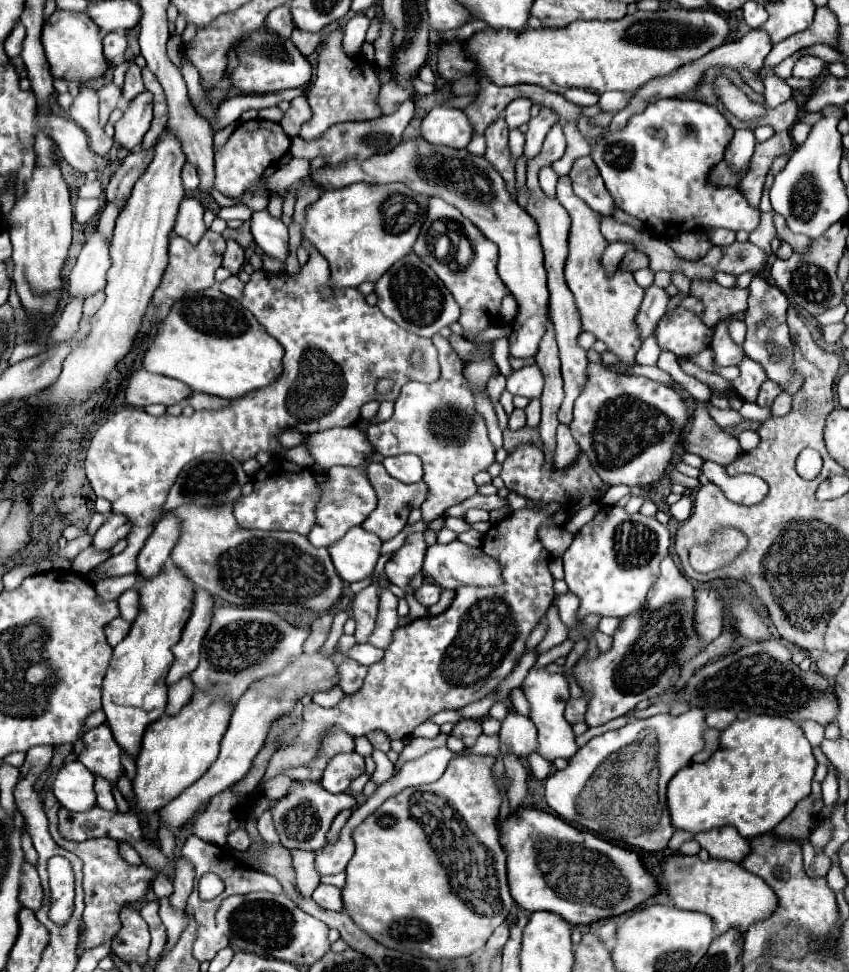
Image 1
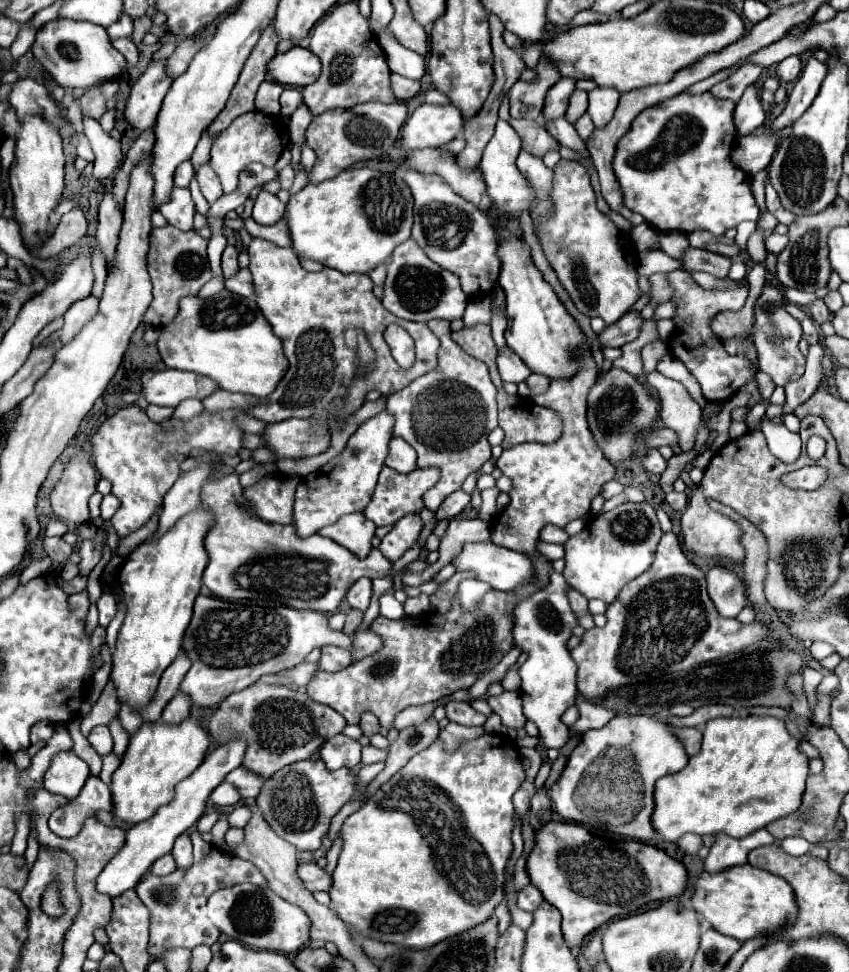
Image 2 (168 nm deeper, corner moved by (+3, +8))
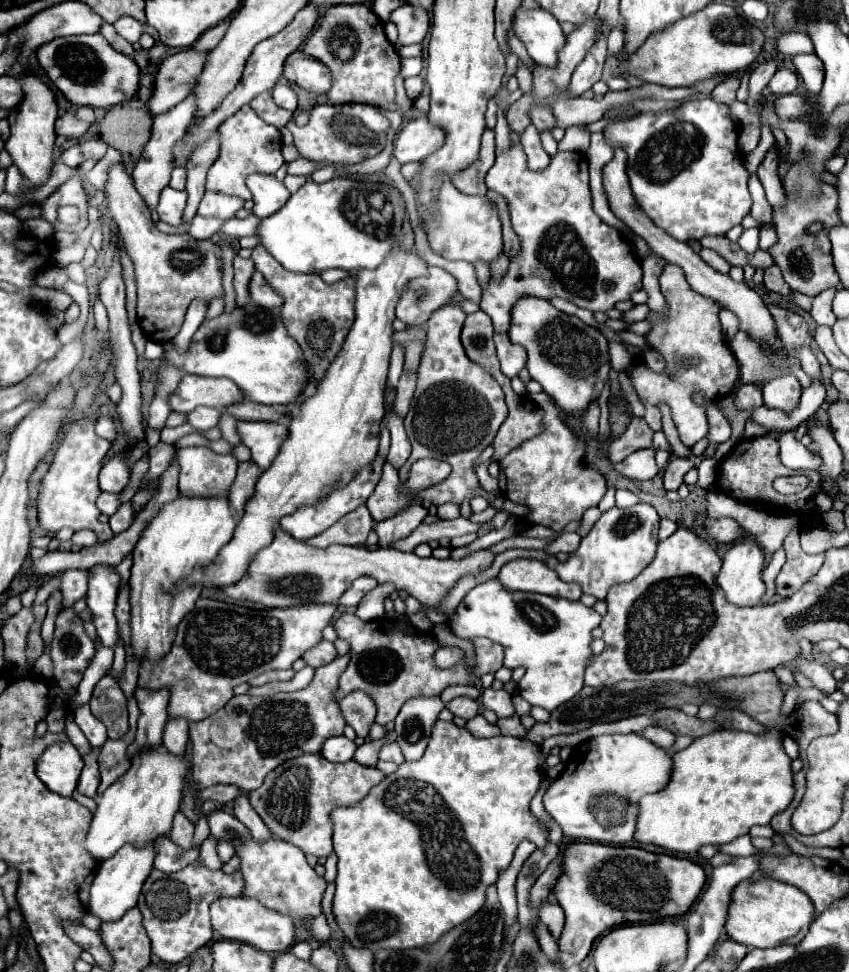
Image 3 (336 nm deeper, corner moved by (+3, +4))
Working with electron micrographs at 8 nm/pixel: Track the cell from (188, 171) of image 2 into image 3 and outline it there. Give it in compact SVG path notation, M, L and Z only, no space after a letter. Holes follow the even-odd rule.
M184 166L172 170L170 186L172 186L174 190L184 190L184 186L186 186L186 168L184 168Z

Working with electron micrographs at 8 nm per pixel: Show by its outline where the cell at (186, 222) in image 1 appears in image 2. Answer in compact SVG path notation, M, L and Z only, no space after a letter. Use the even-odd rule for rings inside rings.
M174 188L172 190L172 200L164 206L158 208L162 212L162 216L168 220L170 226L178 228L178 230L192 230L192 222L194 222L194 202L190 198L190 190L188 188Z

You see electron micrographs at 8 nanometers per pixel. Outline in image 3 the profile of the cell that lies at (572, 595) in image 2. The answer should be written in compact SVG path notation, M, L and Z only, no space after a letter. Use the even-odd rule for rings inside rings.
M512 560L502 566L498 580L508 586L508 590L538 592L568 600L578 600L582 596L580 584L562 582L558 574L540 560Z

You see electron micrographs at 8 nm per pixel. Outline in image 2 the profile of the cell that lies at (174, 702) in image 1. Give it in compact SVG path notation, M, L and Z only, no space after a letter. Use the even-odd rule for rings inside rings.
M180 692L166 704L162 712L162 720L164 722L182 722L184 718L188 718L190 706L192 706L192 700L188 700L188 694Z

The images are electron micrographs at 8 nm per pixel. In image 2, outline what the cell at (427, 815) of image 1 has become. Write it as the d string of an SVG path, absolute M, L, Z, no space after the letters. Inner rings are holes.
M480 736L476 740L464 742L454 754L446 754L440 746L440 742L434 742L428 746L424 752L416 754L400 772L396 772L390 782L386 782L358 812L350 814L344 824L342 824L342 838L344 838L344 848L338 858L338 866L332 872L332 888L330 888L330 898L334 902L336 914L350 924L356 932L360 932L366 938L380 940L380 942L392 942L398 946L414 948L414 950L424 950L428 946L436 946L436 942L442 942L444 938L452 938L456 934L462 934L464 930L470 930L472 926L478 926L480 922L486 922L494 908L502 902L504 892L504 866L508 856L512 854L512 796L520 788L524 780L524 768L520 754L516 752L514 742L508 736Z

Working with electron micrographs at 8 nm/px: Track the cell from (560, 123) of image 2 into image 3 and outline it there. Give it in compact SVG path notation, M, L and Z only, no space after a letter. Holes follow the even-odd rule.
M532 106L528 112L532 124L542 132L542 130L552 130L554 128L554 114L548 106Z

